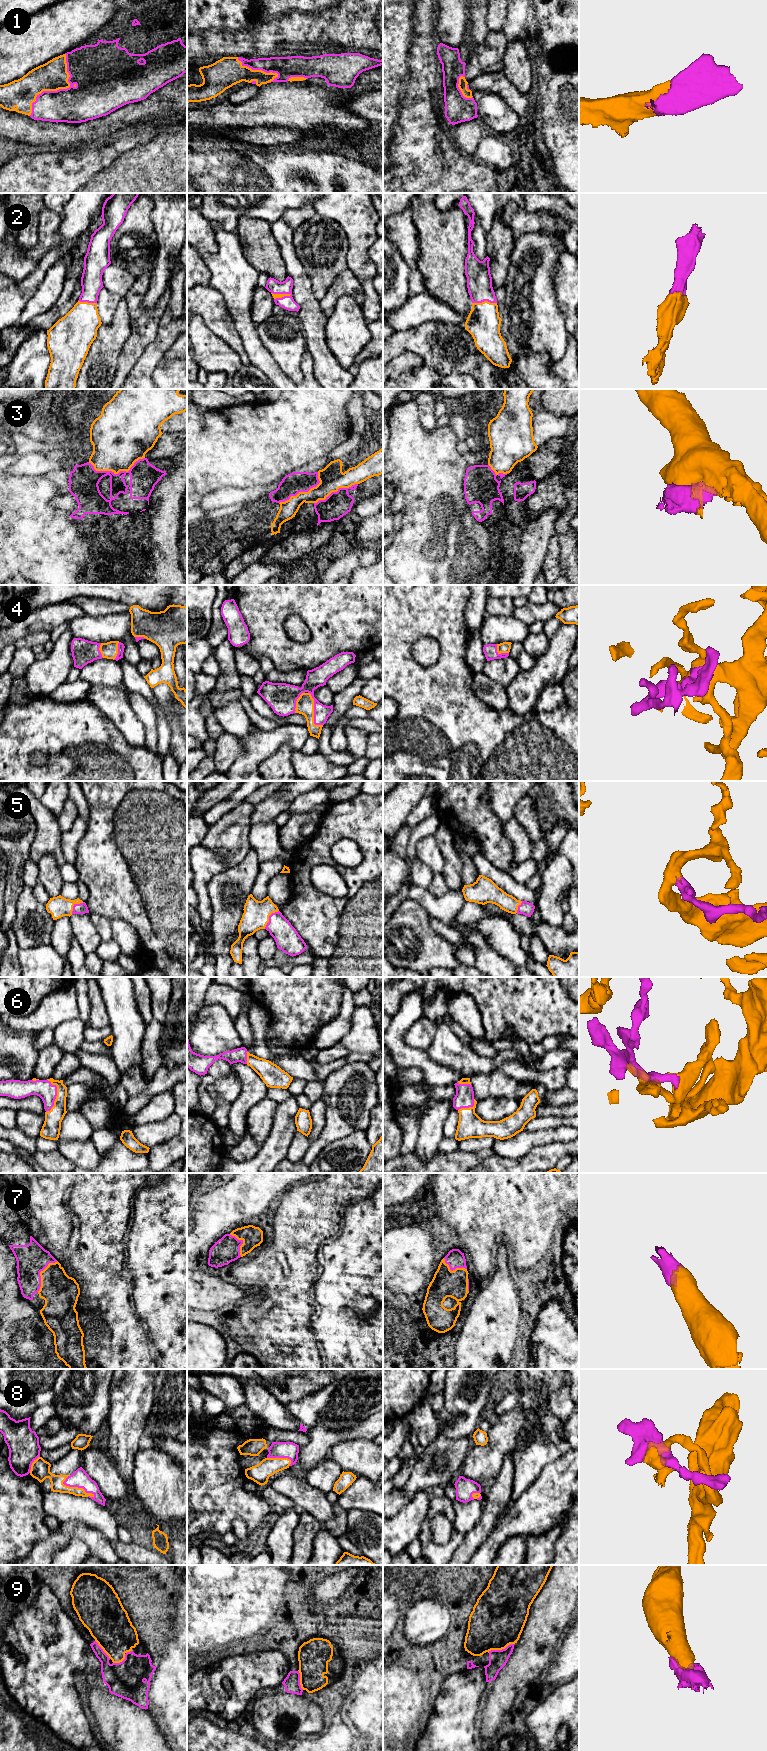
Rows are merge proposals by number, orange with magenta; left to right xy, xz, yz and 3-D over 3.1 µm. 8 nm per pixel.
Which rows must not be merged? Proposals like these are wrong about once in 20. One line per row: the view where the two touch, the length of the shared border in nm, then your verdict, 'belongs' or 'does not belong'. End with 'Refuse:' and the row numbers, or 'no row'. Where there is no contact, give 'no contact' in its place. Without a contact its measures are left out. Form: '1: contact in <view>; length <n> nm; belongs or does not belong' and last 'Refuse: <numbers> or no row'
1: contact in xy; length 600 nm; belongs
2: contact in xz; length 170 nm; belongs
3: contact in xy; length 460 nm; does not belong
4: contact in xz; length 300 nm; belongs
5: contact in xz; length 190 nm; belongs
6: contact in xy; length 280 nm; belongs
7: contact in xy; length 300 nm; belongs
8: contact in xy; length 280 nm; belongs
9: contact in yz; length 220 nm; belongs
Refuse: 3

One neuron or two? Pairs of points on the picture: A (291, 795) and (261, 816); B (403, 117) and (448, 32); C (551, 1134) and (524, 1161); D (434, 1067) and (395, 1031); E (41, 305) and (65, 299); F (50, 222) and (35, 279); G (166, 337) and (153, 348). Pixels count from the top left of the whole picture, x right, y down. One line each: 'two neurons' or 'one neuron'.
A: one neuron
B: two neurons
C: two neurons
D: one neuron
E: two neurons
F: two neurons
G: one neuron

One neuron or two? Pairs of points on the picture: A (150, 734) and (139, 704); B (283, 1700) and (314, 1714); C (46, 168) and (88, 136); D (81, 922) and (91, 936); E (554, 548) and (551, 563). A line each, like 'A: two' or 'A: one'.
A: one
B: one
C: two
D: one
E: one

